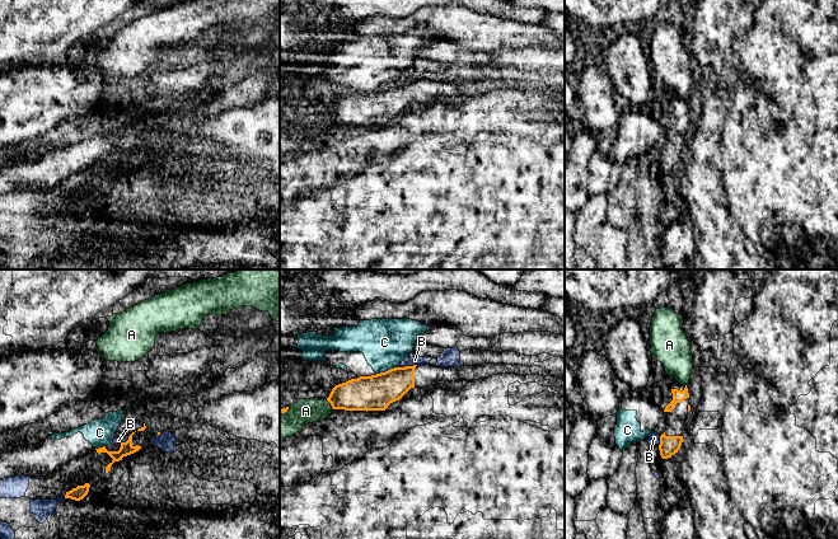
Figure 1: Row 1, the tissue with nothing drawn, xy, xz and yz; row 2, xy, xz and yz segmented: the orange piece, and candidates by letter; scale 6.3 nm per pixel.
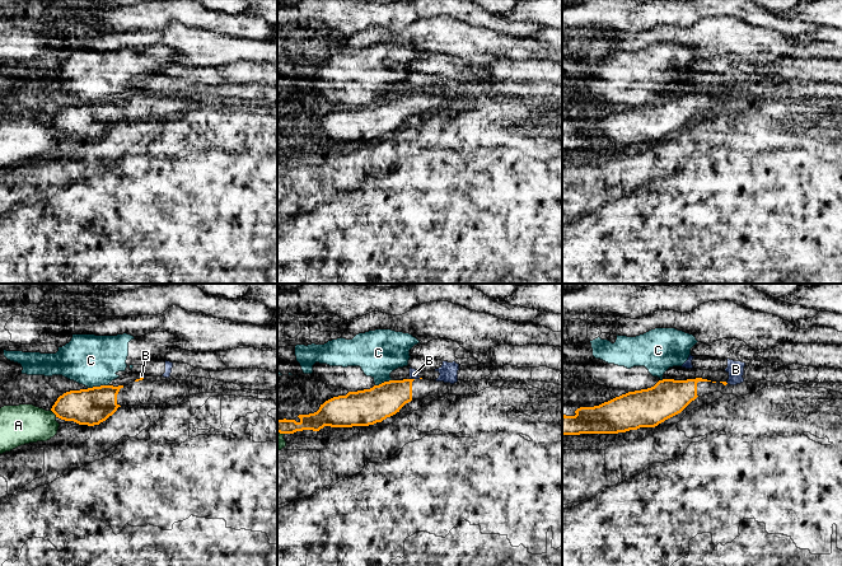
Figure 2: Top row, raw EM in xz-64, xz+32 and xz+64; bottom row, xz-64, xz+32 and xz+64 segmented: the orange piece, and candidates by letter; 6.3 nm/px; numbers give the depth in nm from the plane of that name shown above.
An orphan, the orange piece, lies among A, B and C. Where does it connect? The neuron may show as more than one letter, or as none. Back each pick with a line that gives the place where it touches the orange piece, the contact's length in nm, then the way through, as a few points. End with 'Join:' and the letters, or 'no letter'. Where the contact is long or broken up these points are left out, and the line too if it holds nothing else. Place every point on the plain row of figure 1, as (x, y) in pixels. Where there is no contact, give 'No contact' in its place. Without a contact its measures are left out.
Join: no letter

